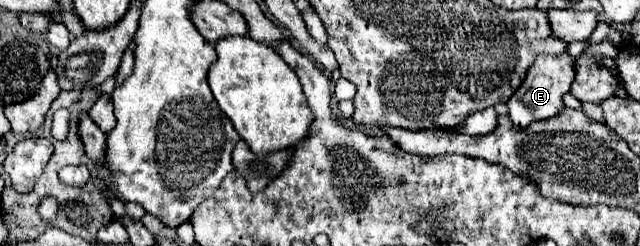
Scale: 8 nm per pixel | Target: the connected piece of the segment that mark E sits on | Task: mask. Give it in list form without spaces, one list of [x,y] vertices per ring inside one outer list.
[[[564,53],[564,57],[548,57],[548,55],[536,57],[536,61],[534,61],[532,69],[528,69],[526,79],[522,81],[520,89],[516,89],[516,93],[508,101],[508,111],[510,111],[508,117],[512,119],[516,129],[524,129],[532,121],[554,117],[562,109],[562,105],[564,105],[562,95],[566,91],[570,91],[572,81],[574,81],[574,69],[572,69],[572,61],[570,61],[568,53]]]

